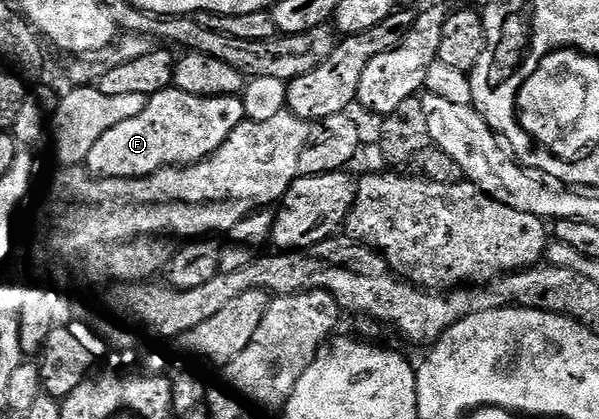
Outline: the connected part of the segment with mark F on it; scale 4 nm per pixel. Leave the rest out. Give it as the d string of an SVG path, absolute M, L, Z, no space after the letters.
M171 86L149 97L136 118L100 134L100 142L92 146L84 164L104 180L133 180L135 176L151 176L161 168L194 164L224 146L228 134L245 119L241 95L197 96Z

